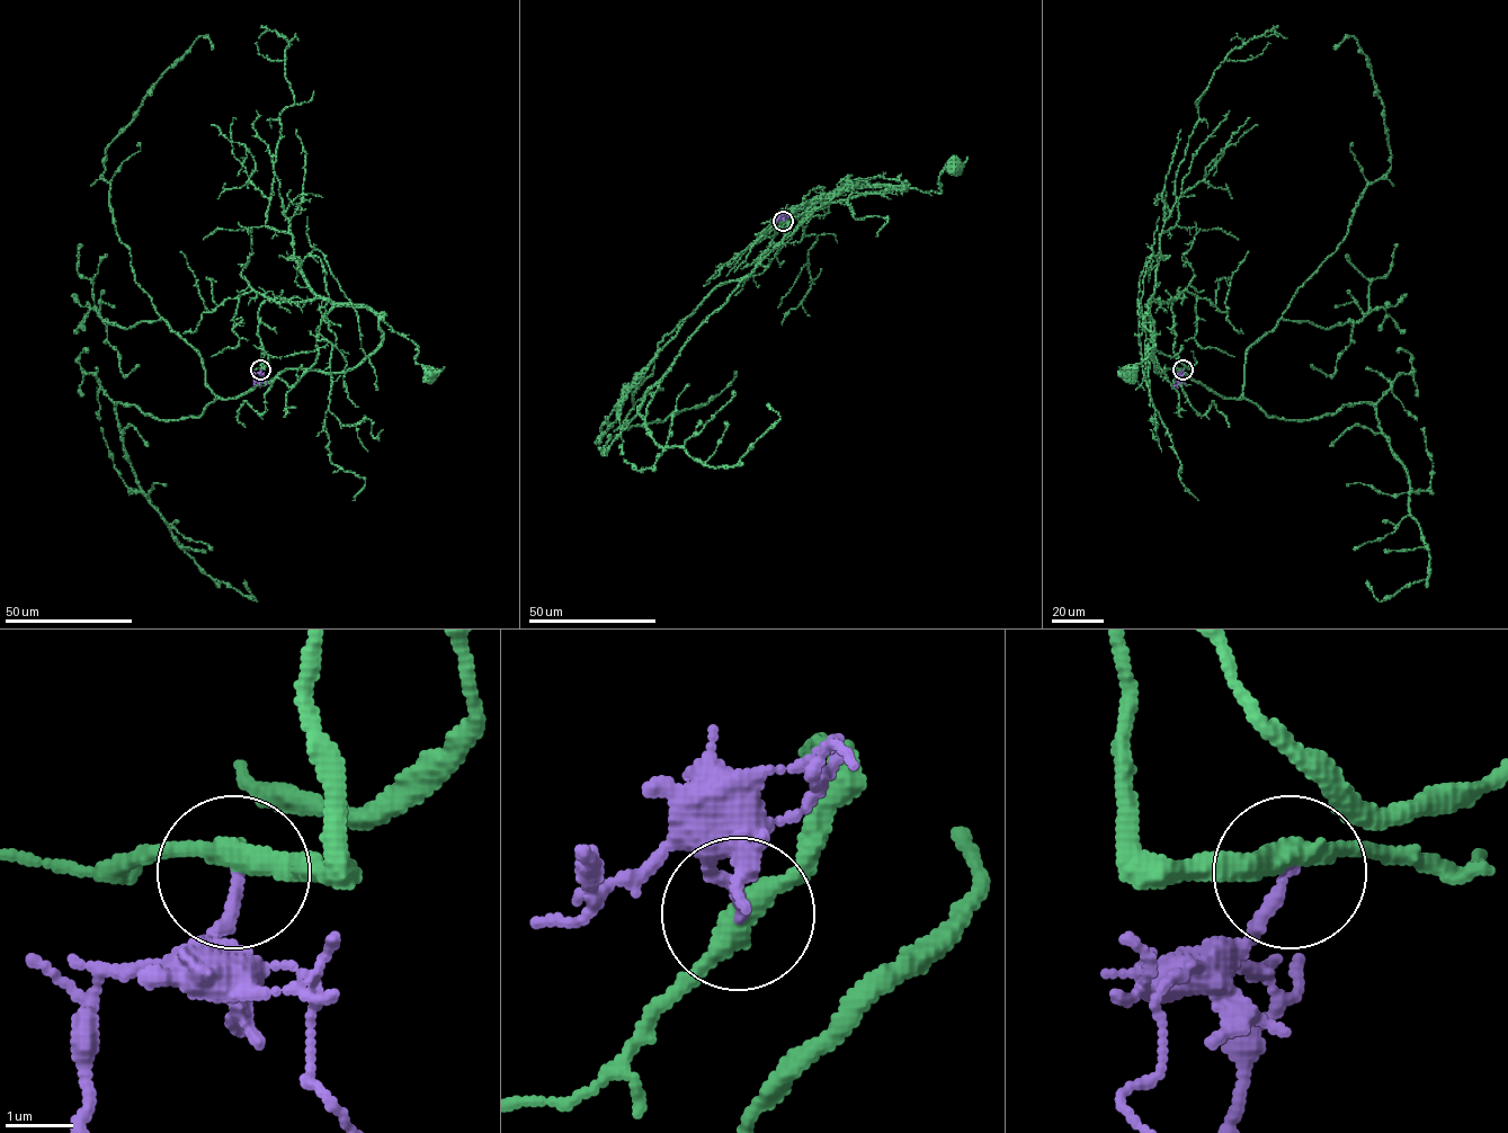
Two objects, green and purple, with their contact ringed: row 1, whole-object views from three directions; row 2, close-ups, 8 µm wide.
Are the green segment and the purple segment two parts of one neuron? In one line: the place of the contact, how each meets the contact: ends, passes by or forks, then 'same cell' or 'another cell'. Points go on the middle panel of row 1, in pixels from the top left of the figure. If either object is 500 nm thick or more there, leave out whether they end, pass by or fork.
place (783, 221); green passes by; purple ends; another cell

